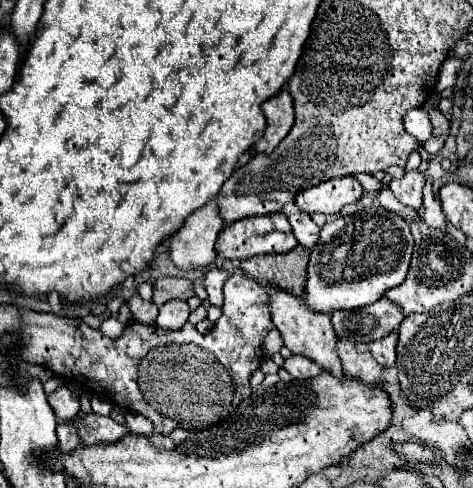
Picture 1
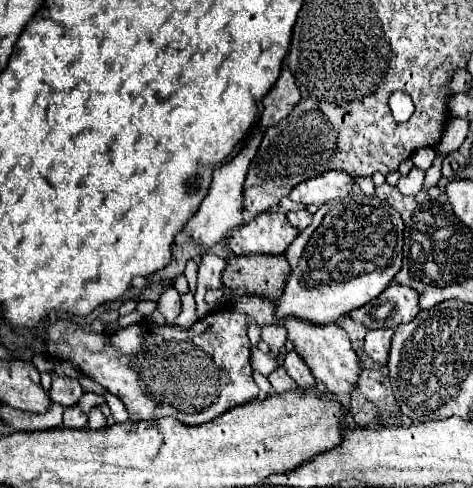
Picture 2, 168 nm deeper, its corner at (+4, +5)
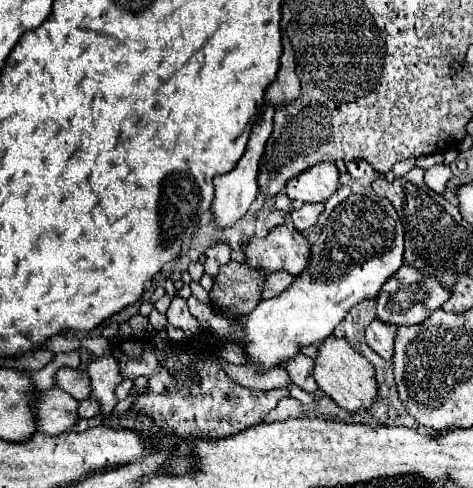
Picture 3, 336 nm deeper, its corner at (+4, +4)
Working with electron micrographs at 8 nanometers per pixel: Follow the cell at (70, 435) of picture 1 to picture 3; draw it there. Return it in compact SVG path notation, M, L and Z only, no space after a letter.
M88 397L88 399L80 401L78 415L80 415L82 419L90 419L90 417L100 415L100 403L96 403L96 399L92 399L92 397Z

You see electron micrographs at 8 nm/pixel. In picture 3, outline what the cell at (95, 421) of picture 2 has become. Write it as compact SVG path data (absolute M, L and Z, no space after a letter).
M110 357L94 359L88 363L88 375L92 381L92 397L102 403L102 413L108 415L118 403L114 391L124 381L124 377L120 377L118 363Z

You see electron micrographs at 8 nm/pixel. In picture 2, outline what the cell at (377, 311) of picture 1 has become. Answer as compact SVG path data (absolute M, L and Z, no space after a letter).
M390 284L380 298L374 298L368 306L352 310L348 318L360 322L368 330L378 330L396 328L402 322L410 322L418 312L418 294L408 286Z

